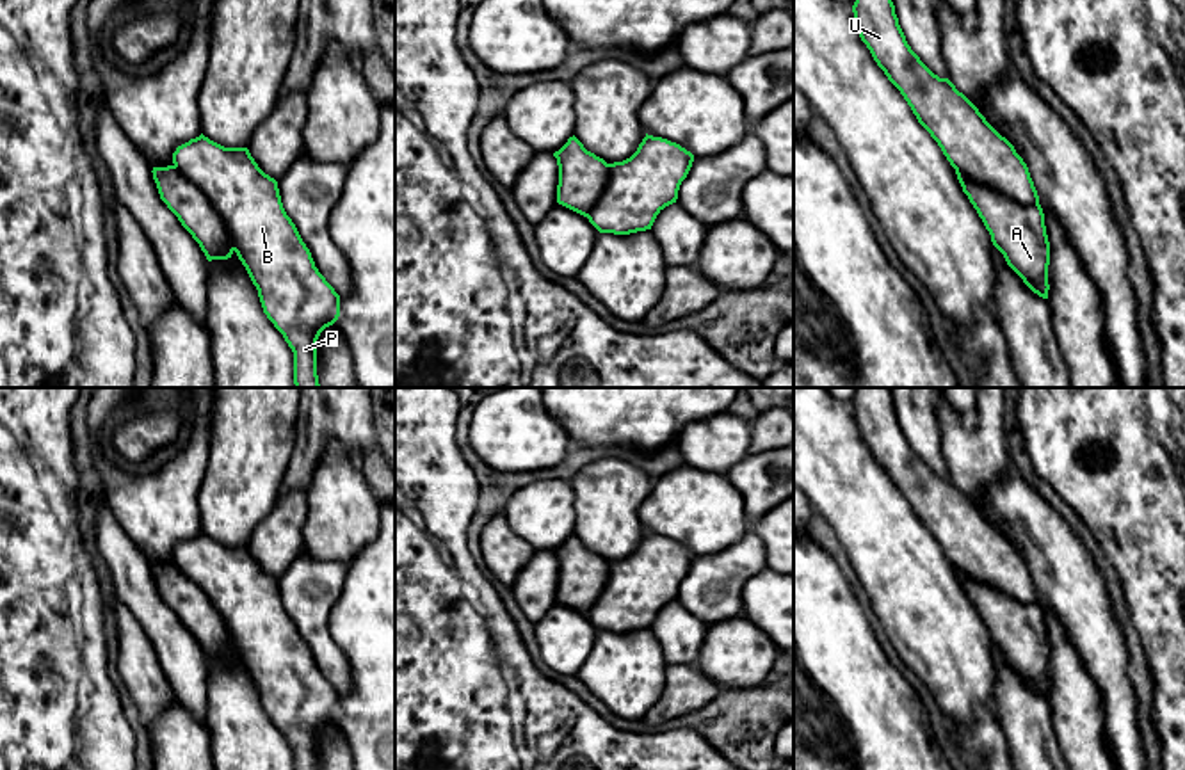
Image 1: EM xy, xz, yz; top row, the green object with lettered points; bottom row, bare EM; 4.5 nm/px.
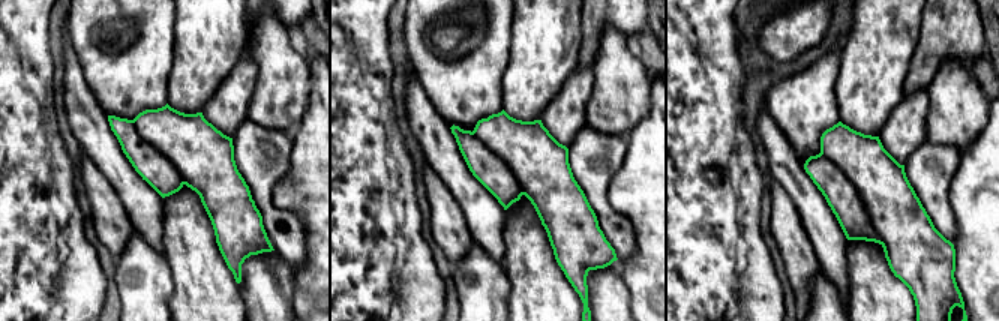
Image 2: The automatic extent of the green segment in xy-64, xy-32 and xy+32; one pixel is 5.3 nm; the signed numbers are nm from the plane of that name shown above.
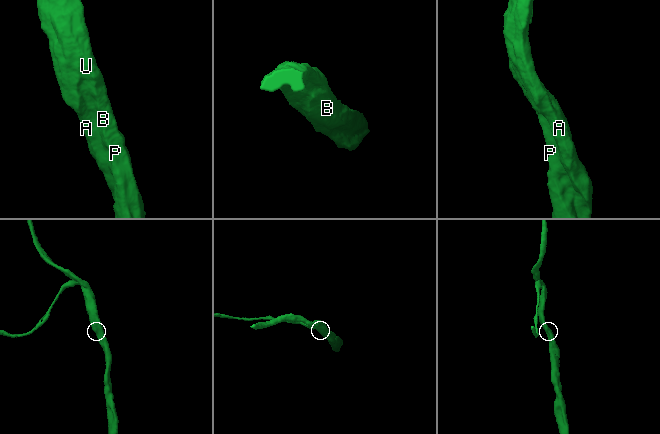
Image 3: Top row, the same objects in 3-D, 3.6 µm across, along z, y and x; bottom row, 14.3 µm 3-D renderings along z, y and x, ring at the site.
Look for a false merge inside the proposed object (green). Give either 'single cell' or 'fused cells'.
single cell

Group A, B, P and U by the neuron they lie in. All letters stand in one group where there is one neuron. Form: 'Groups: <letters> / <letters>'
Groups: A B P U

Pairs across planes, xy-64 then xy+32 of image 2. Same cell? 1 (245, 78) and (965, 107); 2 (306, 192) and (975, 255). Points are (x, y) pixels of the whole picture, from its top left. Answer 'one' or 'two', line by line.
1: one
2: one

